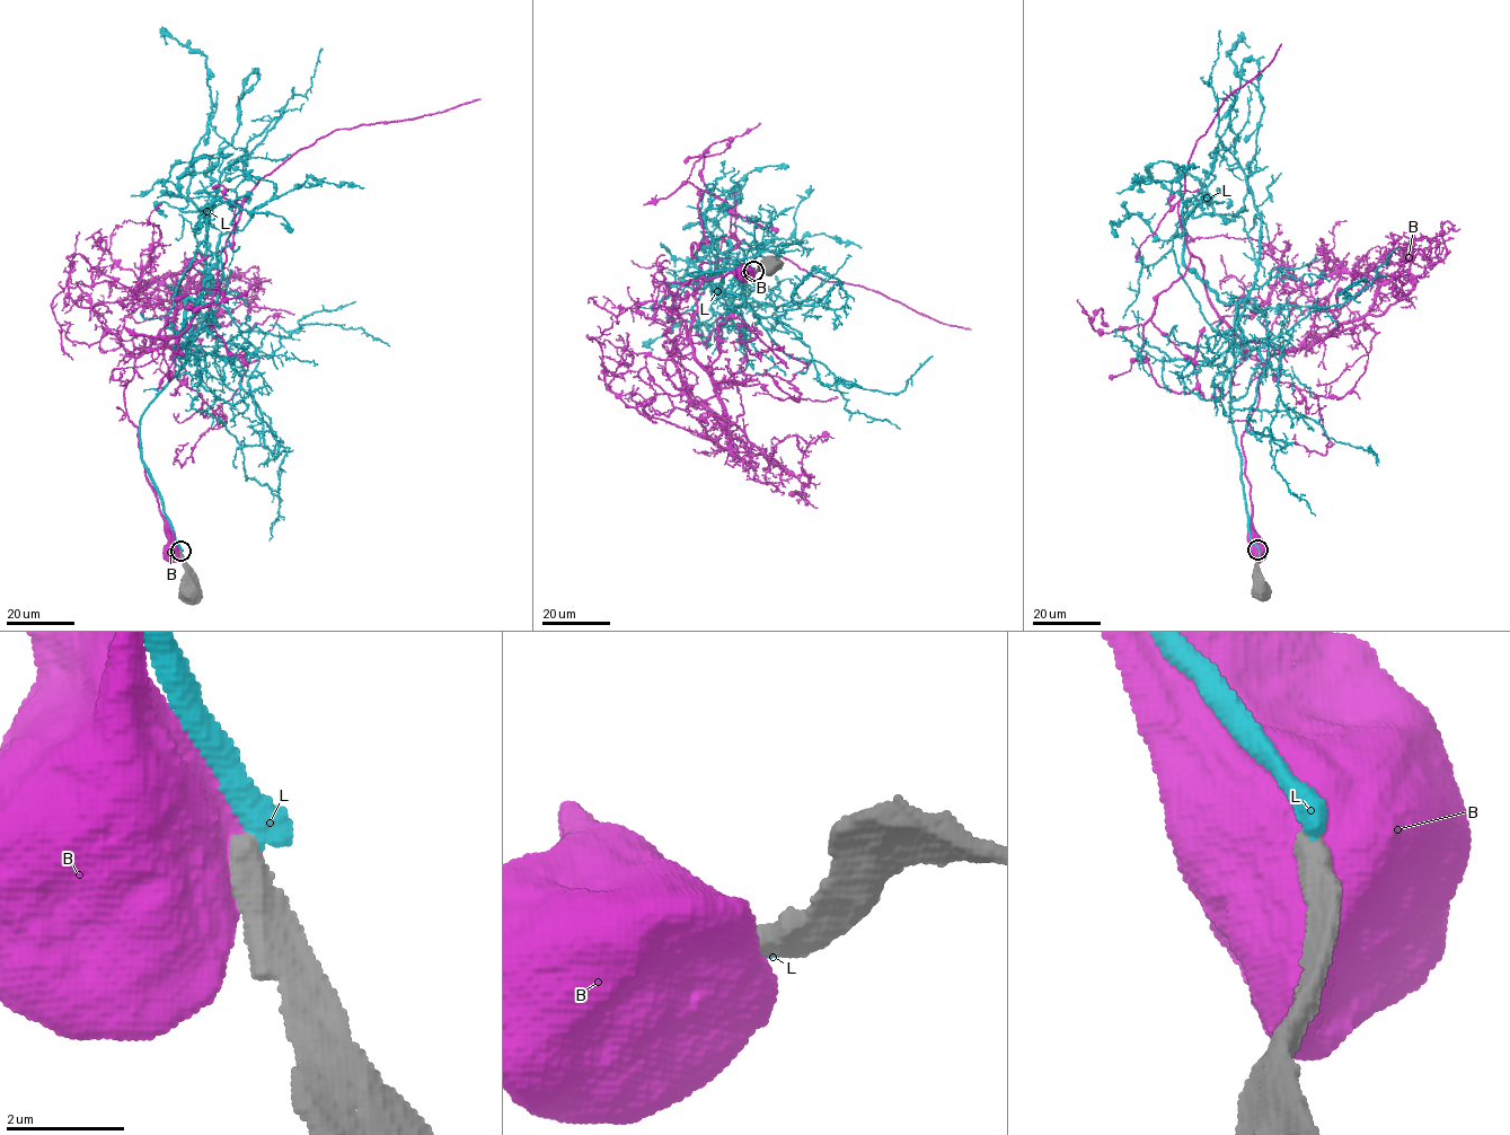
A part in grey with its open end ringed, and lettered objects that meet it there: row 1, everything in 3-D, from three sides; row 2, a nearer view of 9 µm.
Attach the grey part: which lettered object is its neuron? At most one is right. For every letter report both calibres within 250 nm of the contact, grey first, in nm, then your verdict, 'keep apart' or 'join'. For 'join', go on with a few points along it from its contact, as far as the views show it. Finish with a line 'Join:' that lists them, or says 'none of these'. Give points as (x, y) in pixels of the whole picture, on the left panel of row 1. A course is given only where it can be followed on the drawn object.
B: calibres 600 and 1100 nm; keep apart
L: calibres 480 and 480 nm; keep apart
Join: none of these

